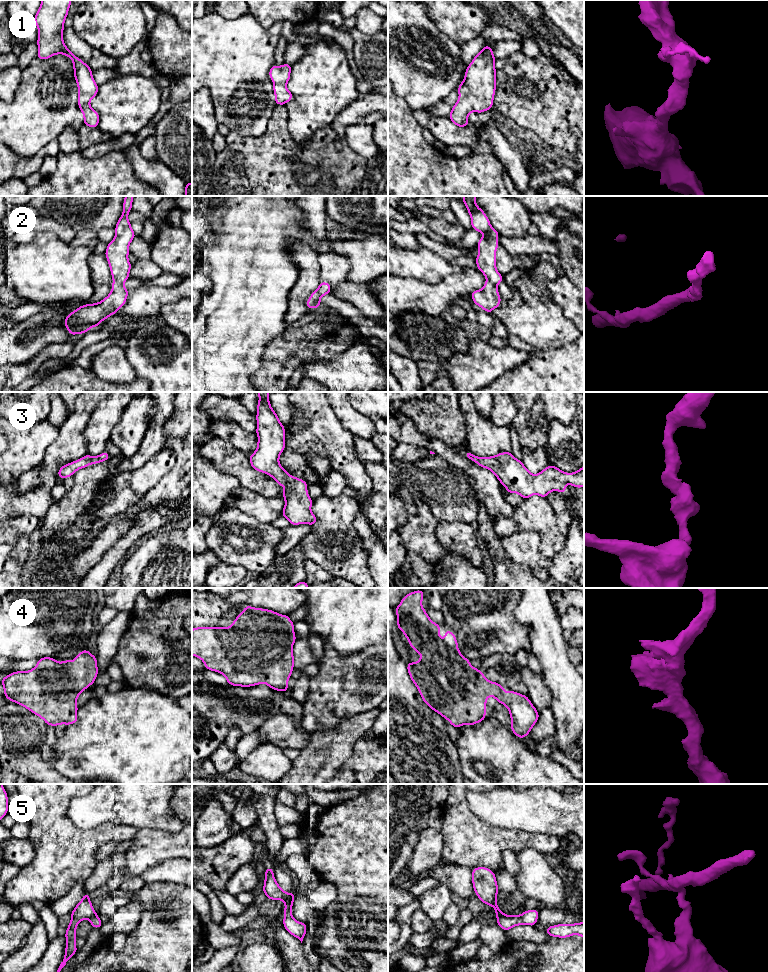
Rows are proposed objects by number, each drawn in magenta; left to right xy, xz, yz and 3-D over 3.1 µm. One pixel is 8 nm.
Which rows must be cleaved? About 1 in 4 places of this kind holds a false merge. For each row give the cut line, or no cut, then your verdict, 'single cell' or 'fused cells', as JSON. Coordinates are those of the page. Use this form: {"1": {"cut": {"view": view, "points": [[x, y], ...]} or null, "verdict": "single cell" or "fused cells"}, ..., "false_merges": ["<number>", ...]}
{"1": {"cut": null, "verdict": "single cell"}, "2": {"cut": null, "verdict": "single cell"}, "3": {"cut": null, "verdict": "single cell"}, "4": {"cut": null, "verdict": "single cell"}, "5": {"cut": {"view": "xz", "points": [[291, 893], [284, 902]]}, "verdict": "fused cells"}, "false_merges": ["5"]}

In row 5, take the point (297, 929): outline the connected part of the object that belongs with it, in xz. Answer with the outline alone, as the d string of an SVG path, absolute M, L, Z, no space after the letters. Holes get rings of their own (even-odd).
M291 893L290 897L284 902L285 909L283 911L284 919L283 926L286 931L292 936L299 939L302 943L305 935L307 924L295 920L292 916L292 906L295 898L295 893Z

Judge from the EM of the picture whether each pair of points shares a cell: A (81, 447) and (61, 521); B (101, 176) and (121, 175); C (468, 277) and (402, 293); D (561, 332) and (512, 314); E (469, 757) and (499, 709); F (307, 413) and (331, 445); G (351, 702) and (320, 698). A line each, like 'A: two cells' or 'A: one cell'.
A: two cells
B: one cell
C: one cell
D: one cell
E: two cells
F: one cell
G: one cell

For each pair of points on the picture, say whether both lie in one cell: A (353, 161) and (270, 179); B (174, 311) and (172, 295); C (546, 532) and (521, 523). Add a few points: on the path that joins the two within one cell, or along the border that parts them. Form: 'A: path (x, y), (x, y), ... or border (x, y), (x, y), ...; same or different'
A: path (332, 170), (324, 170), (315, 179), (291, 179); same
B: border (181, 299), (164, 304), (161, 307), (160, 314); different
C: path (540, 526), (537, 523), (527, 523); same

